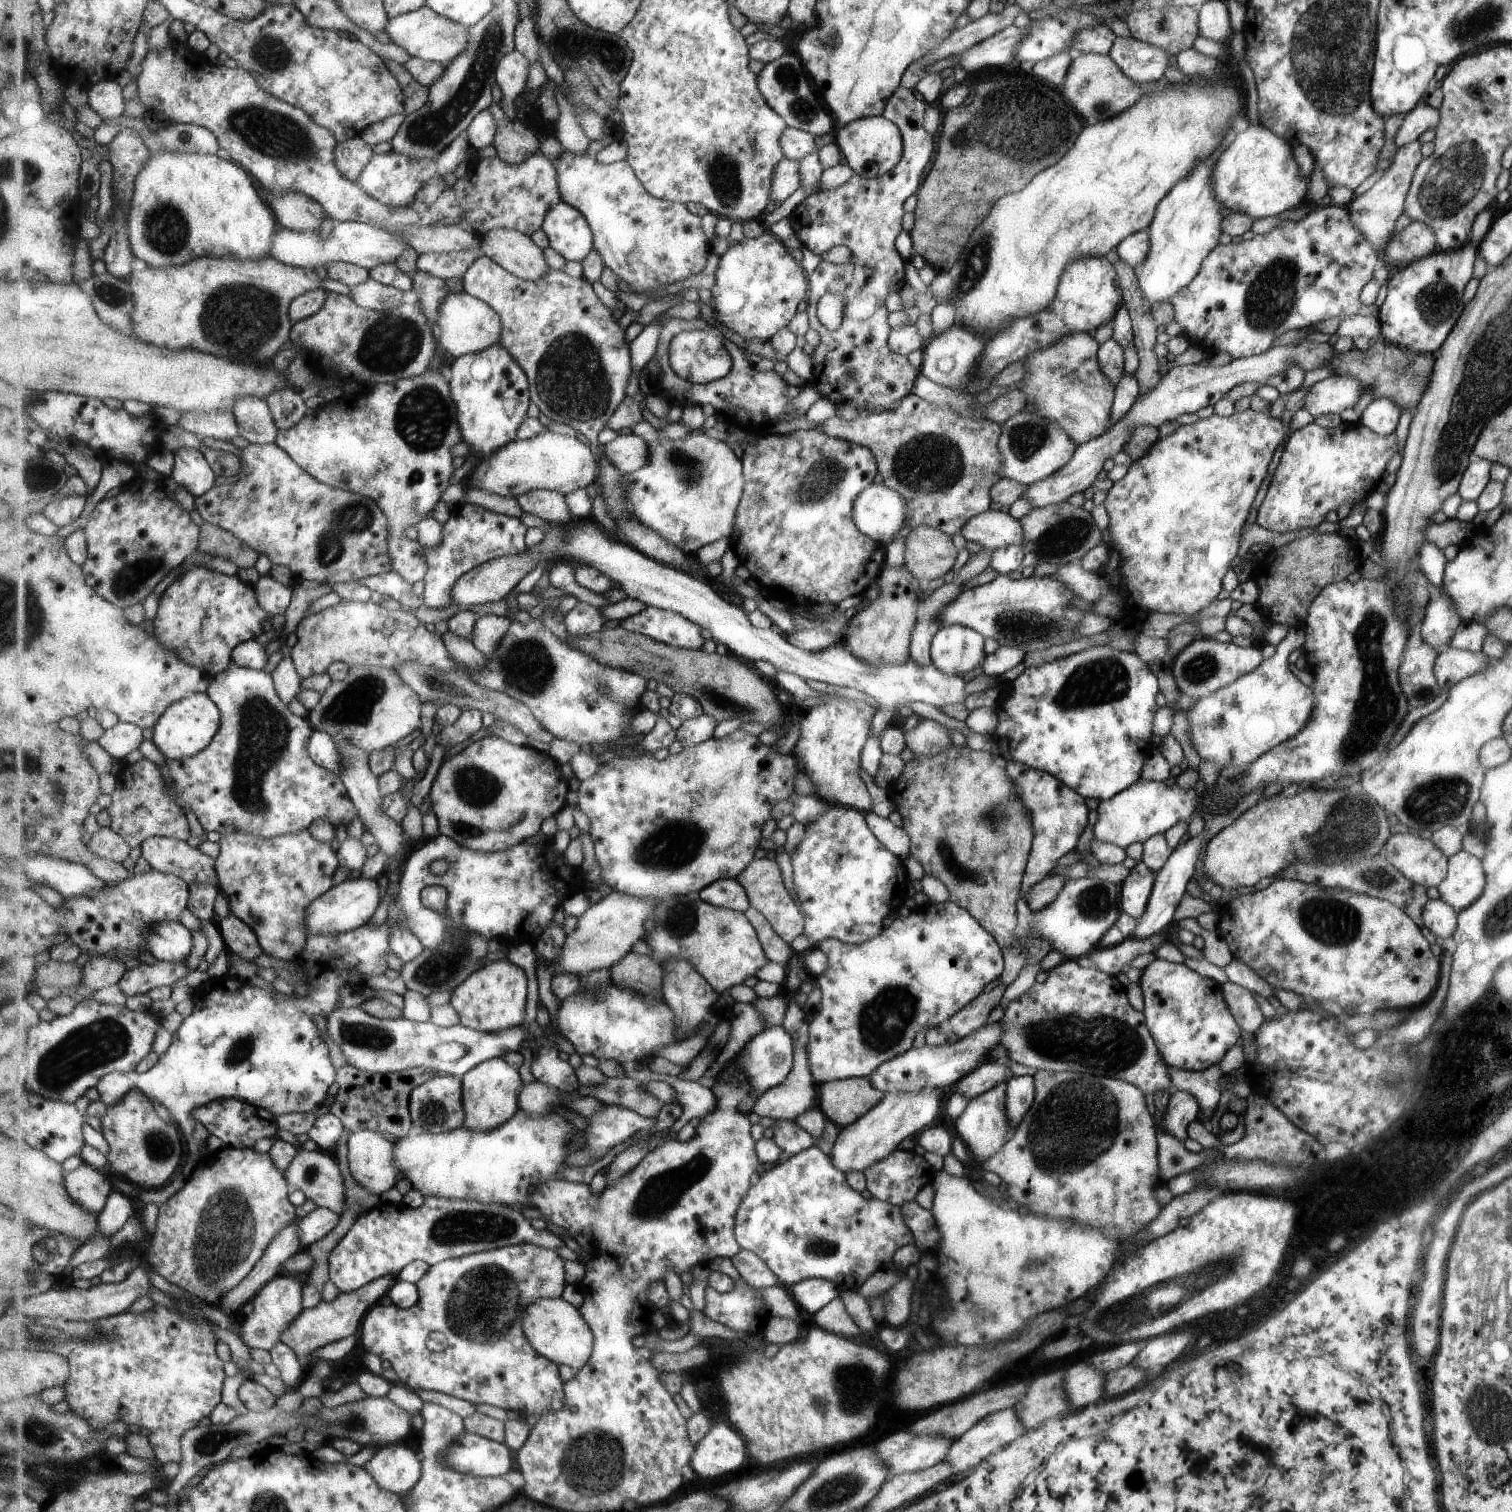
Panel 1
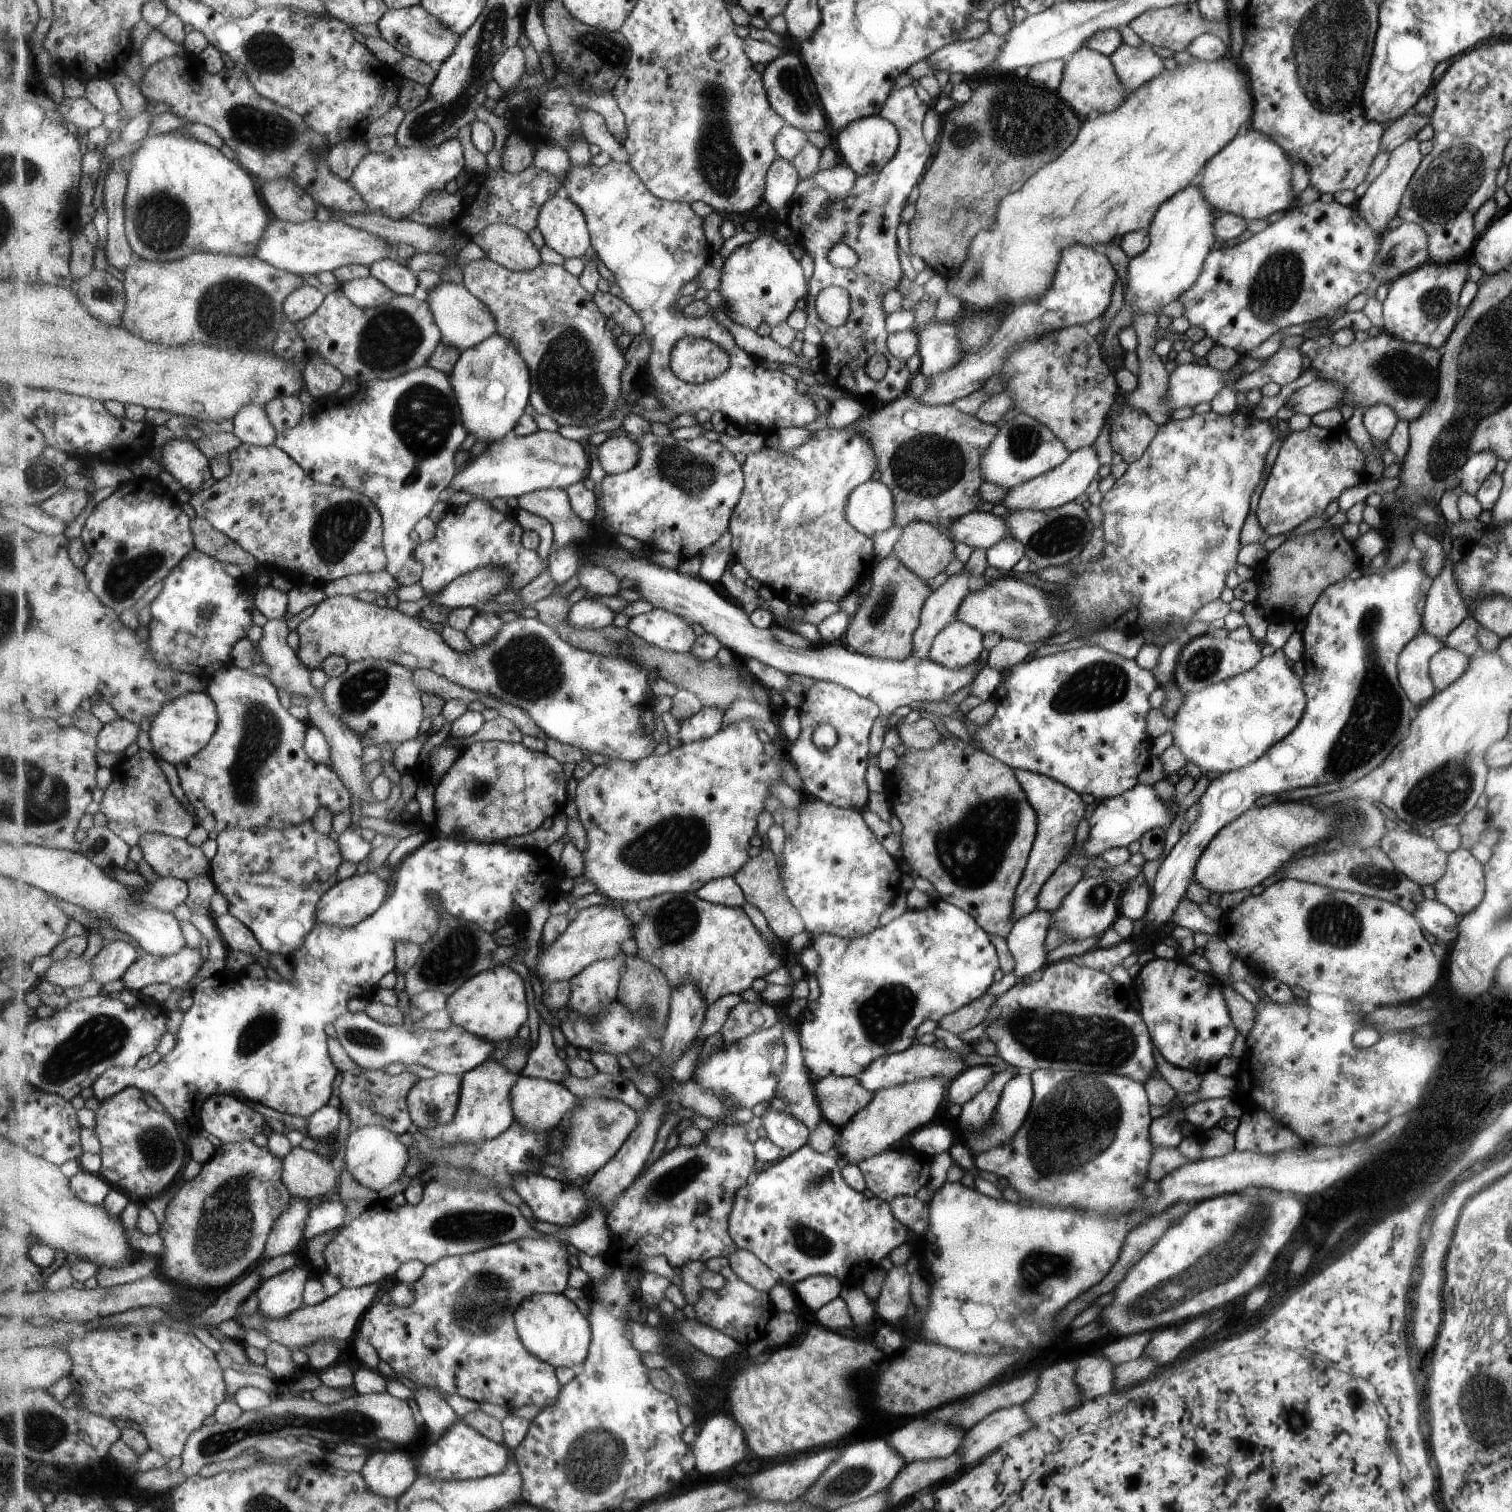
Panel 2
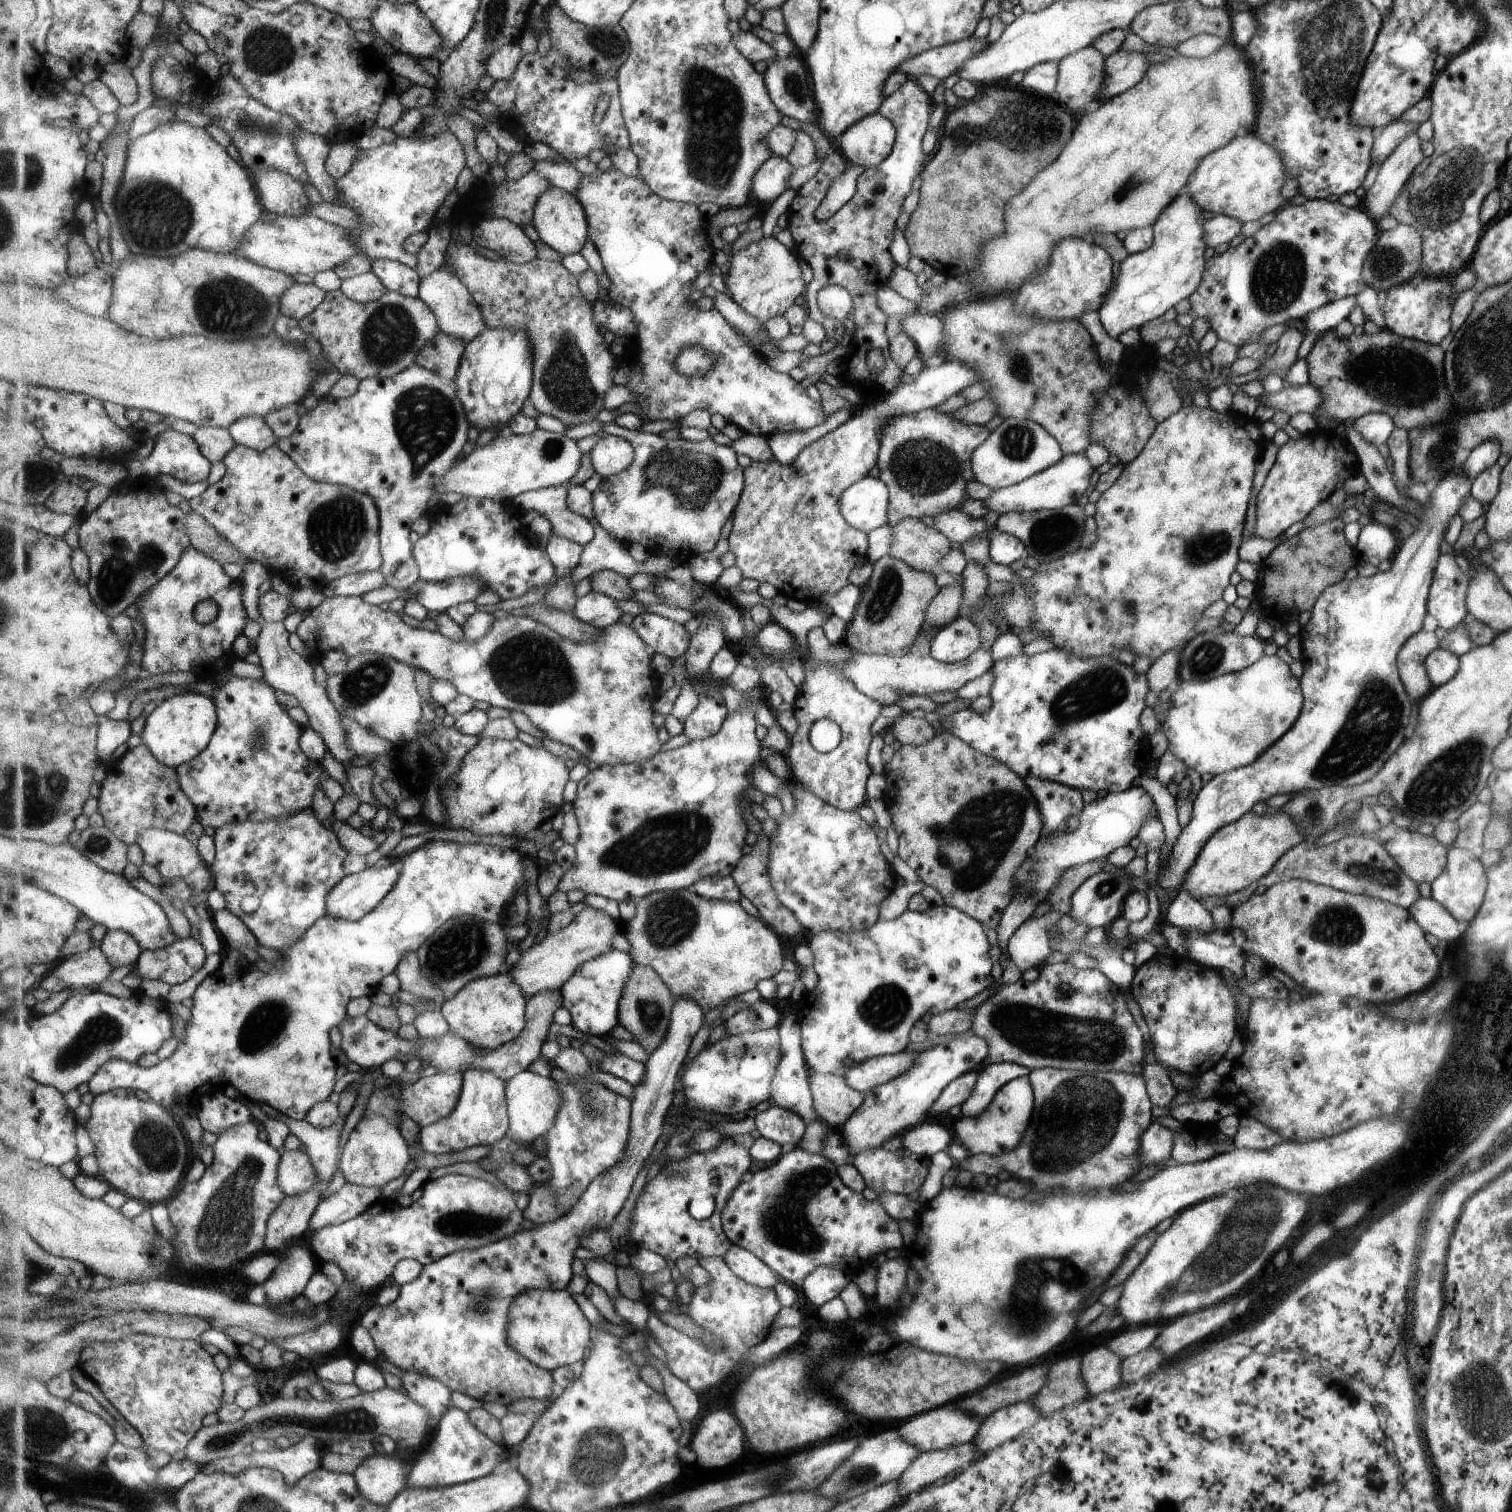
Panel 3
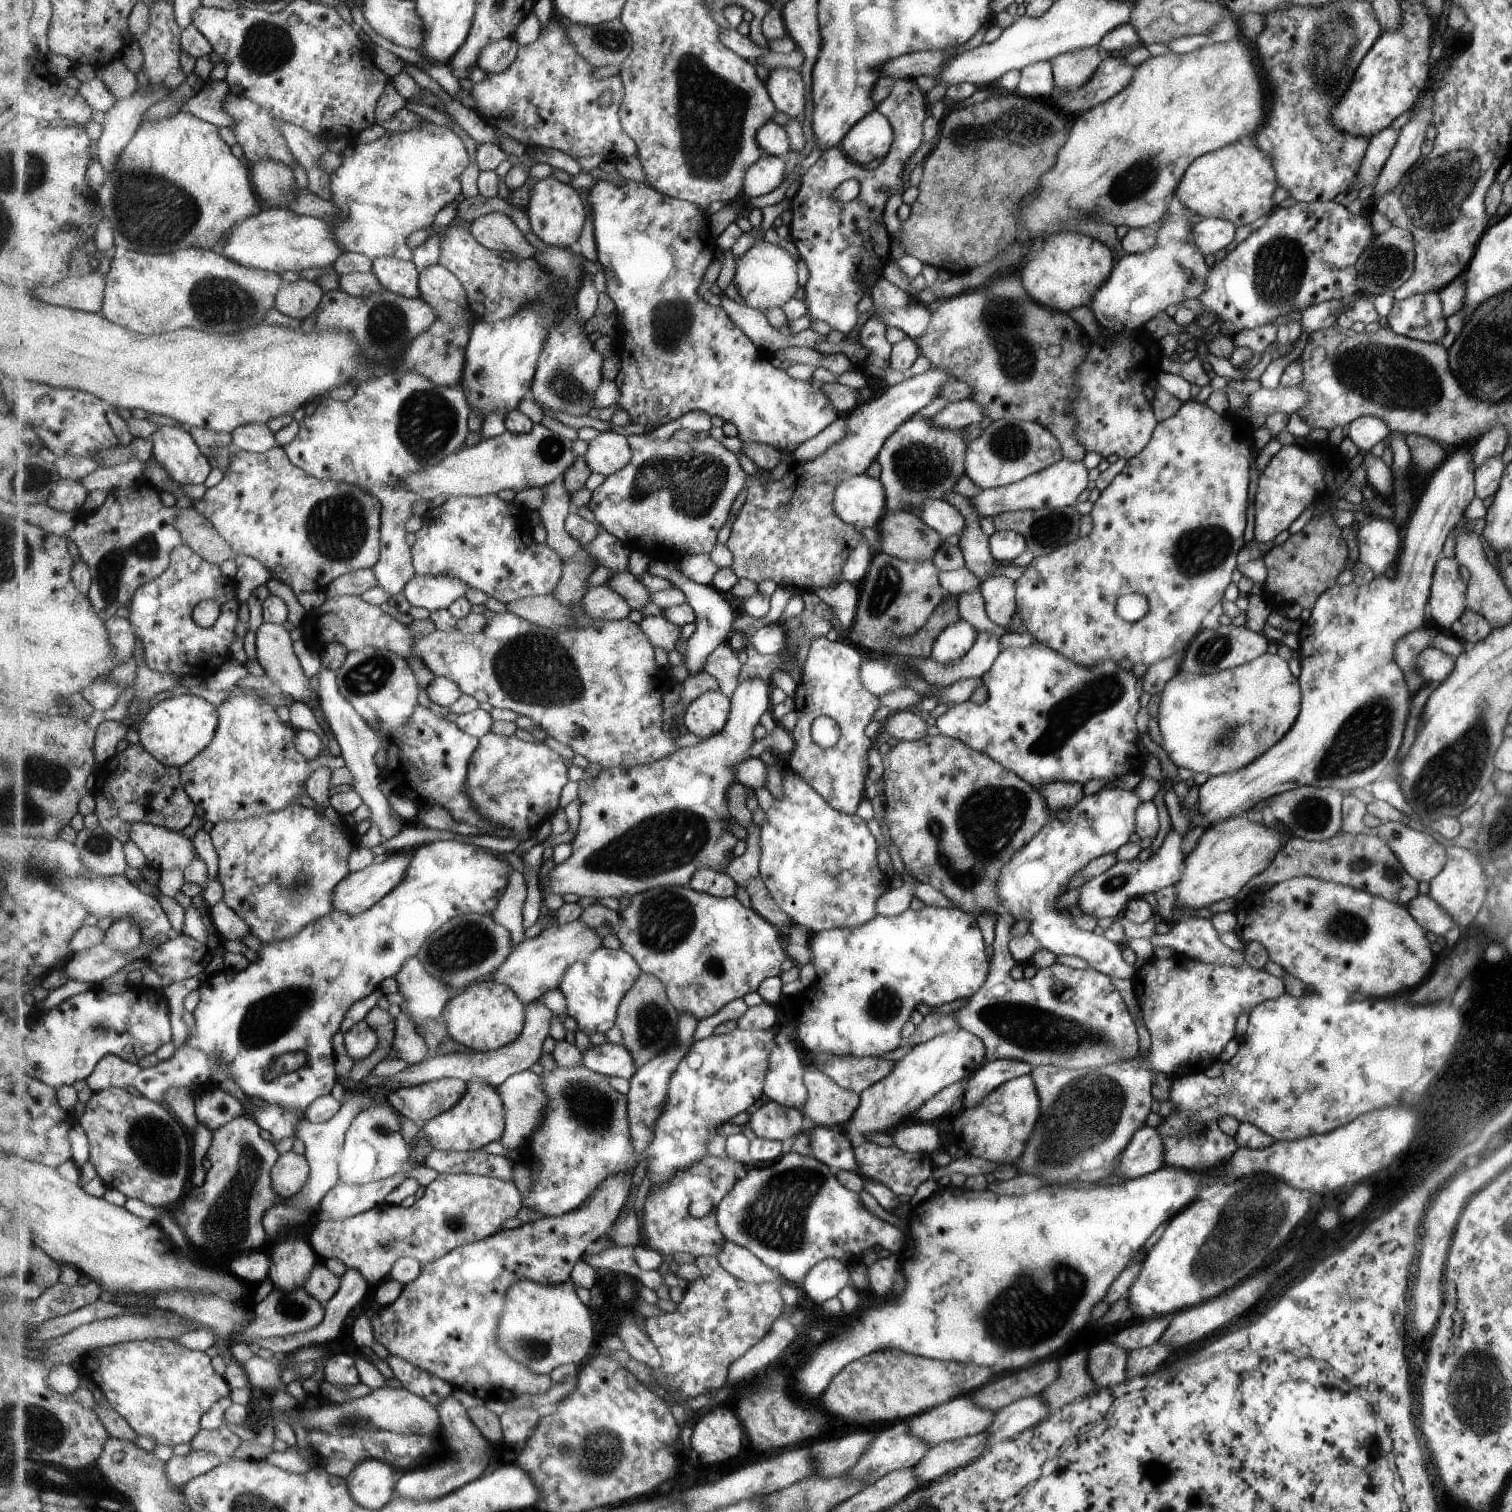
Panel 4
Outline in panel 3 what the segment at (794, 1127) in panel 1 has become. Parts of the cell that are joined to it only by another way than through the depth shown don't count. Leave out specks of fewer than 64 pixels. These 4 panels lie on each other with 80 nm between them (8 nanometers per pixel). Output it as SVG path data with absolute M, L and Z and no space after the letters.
M772 1103L767 1110L755 1116L754 1119L763 1137L780 1145L783 1144L783 1146L785 1146L785 1144L791 1144L793 1147L797 1147L799 1142L803 1140L803 1136L805 1136L805 1130L807 1130L807 1122L805 1122L800 1114L774 1103Z

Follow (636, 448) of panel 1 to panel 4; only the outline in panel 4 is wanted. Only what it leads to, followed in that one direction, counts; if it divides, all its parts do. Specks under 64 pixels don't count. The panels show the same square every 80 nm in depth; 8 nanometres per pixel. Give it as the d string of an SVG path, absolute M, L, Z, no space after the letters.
M607 431L600 432L590 440L585 458L593 472L608 477L625 468L631 462L633 455L628 437Z

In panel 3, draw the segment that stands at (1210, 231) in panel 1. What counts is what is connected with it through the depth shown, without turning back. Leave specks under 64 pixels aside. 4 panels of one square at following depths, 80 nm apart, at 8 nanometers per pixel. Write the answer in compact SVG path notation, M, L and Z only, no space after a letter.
M1187 194L1177 195L1151 226L1154 238L1146 249L1128 253L1119 263L1119 275L1097 316L1107 336L1116 340L1122 332L1157 318L1198 287L1206 262L1203 262L1204 224L1201 209Z

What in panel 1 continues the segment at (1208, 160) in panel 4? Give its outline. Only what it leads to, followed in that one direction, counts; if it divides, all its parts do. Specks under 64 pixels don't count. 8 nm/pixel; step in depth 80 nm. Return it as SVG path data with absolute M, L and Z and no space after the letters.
M1257 122L1232 137L1212 169L1215 198L1231 213L1245 213L1258 219L1301 206L1307 180L1291 154L1287 141Z

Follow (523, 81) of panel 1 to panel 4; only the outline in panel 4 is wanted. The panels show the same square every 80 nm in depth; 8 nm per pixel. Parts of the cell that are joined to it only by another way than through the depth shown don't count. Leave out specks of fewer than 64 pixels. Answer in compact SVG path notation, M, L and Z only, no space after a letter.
M506 38L489 43L482 50L478 67L486 73L503 72L515 62L521 47L520 42L515 38Z

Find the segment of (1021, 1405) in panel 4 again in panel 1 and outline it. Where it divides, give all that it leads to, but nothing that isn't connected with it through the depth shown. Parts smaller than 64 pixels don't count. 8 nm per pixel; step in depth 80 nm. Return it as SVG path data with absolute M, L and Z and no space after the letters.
M1011 1407L986 1414L973 1424L969 1430L966 1430L959 1436L959 1438L953 1440L939 1462L948 1465L953 1473L959 1474L959 1472L977 1466L986 1458L989 1452L995 1452L1001 1444L1007 1444L1013 1438L1017 1438L1024 1433L1024 1426Z

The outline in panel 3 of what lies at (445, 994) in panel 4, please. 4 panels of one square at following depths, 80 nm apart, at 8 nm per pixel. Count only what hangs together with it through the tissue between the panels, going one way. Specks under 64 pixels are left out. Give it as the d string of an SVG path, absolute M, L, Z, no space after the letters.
M407 951L402 954L402 959L399 961L395 972L399 978L401 990L426 996L428 999L435 998L438 1004L443 1004L446 999L444 992L433 987L430 981L422 976L420 966L418 951Z

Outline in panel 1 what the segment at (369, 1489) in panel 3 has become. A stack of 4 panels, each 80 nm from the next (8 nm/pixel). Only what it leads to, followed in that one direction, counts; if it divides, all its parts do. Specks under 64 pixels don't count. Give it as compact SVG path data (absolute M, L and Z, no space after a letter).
M407 1443L384 1444L384 1446L381 1446L374 1454L372 1459L366 1462L364 1467L371 1473L371 1476L375 1477L375 1480L384 1489L401 1496L409 1493L423 1476L423 1463L422 1460L419 1460L418 1451L419 1446L417 1443L411 1444L411 1448L407 1446Z

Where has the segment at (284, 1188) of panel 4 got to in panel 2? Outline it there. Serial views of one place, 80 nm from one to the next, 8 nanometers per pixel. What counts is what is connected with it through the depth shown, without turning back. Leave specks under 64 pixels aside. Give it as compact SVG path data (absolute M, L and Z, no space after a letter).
M295 1147L284 1159L283 1182L293 1197L319 1198L337 1188L340 1172L330 1158L317 1151Z

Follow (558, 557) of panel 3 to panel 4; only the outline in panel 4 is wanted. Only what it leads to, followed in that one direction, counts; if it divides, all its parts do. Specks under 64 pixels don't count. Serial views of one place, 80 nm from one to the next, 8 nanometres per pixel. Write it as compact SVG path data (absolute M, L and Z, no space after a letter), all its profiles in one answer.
M564 476L544 487L544 491L546 497L537 514L542 516L543 526L547 532L545 543L557 551L565 562L583 546L566 529L567 517L572 512L572 493L564 485Z

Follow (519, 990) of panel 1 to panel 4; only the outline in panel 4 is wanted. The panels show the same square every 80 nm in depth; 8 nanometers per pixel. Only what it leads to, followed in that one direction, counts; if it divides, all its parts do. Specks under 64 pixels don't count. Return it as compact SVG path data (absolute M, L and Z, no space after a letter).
M495 981L471 983L447 1003L441 1014L450 1036L475 1051L487 1052L519 1038L526 1023L526 1004L510 986Z

